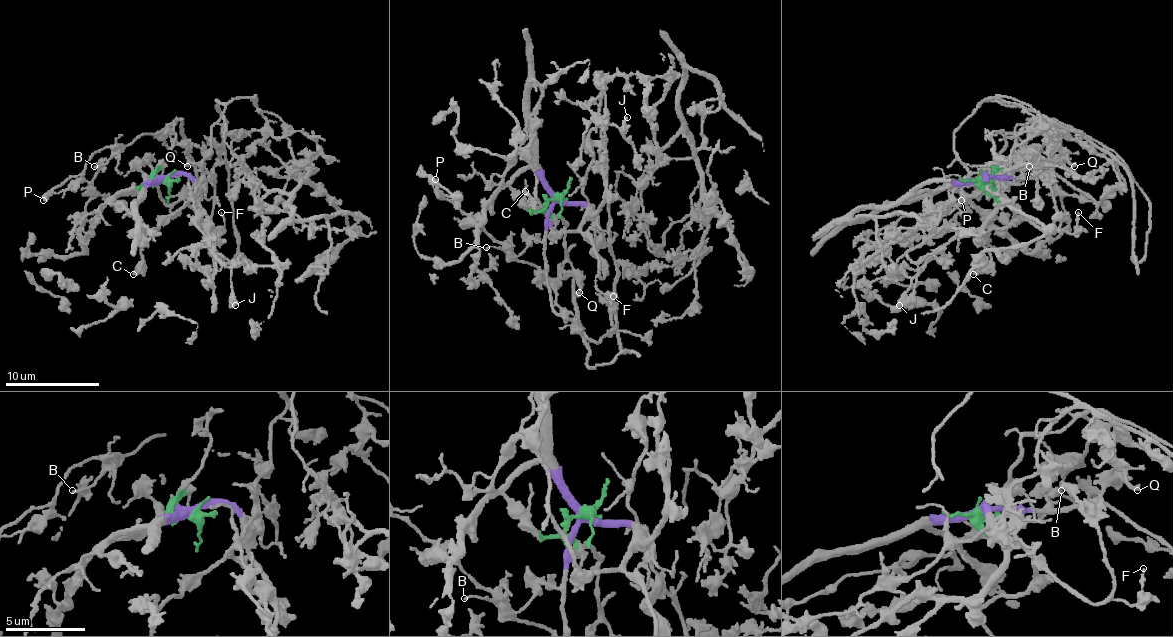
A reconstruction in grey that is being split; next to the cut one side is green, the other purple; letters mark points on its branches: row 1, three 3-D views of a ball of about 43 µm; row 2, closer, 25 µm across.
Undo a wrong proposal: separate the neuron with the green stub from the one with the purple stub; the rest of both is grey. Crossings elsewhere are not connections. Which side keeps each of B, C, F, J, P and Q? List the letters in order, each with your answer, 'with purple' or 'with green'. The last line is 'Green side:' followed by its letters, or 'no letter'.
B: with green
C: with purple
F: with purple
J: with purple
P: with green
Q: with green
Green side: B, P, Q

